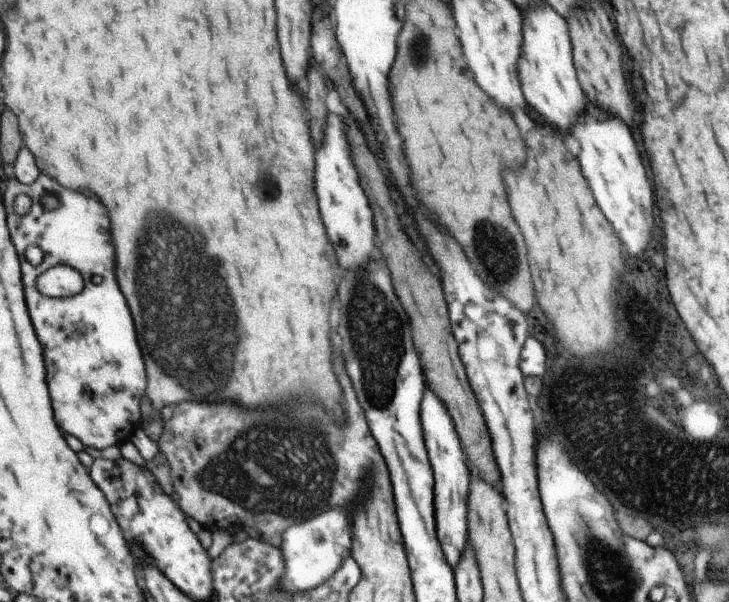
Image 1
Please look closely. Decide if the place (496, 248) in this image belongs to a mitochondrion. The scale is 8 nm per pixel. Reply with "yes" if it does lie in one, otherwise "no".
yes

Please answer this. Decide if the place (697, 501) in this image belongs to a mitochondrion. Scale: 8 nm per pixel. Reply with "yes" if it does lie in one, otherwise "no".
yes

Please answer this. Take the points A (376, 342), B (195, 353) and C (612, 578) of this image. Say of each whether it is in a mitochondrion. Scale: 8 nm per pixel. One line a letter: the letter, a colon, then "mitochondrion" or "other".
A: mitochondrion
B: mitochondrion
C: mitochondrion

